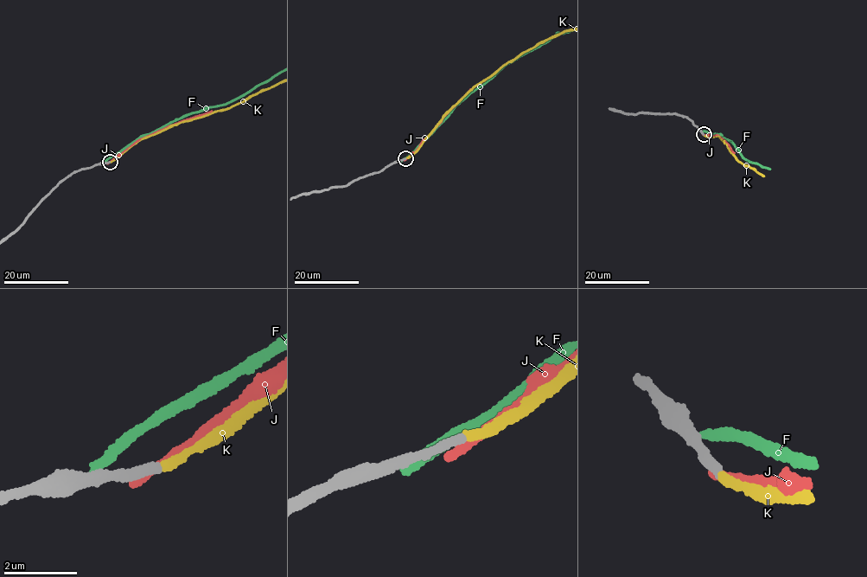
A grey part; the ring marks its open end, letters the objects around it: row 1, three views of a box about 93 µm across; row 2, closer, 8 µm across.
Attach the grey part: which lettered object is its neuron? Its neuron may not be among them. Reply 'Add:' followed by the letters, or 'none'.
Add: K

